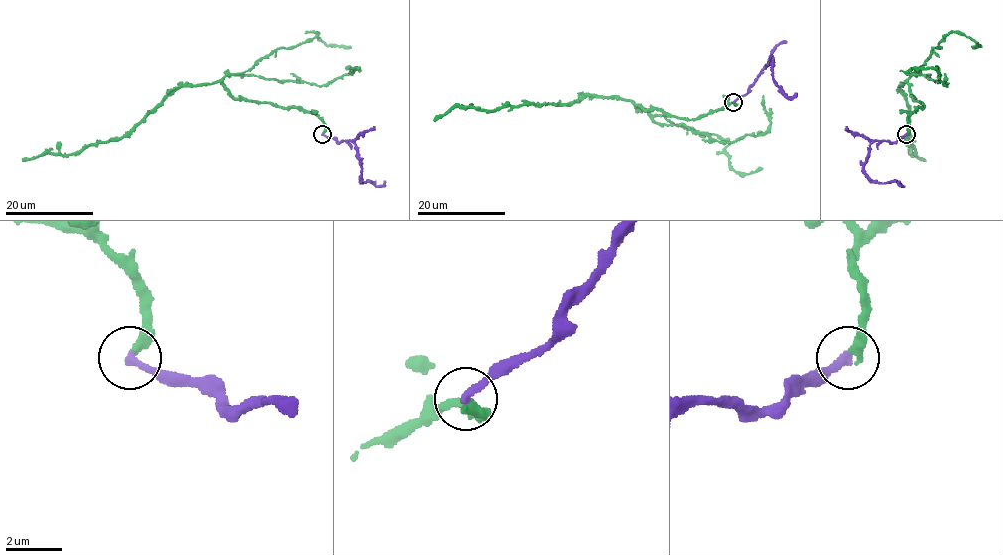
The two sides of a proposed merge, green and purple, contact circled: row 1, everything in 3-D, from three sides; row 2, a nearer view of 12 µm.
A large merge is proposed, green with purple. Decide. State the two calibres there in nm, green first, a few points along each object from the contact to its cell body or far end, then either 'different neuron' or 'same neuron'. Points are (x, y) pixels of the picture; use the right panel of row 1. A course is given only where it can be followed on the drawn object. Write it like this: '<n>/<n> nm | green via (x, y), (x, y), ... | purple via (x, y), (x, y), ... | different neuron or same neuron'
360/280 nm | green via (907, 133), (908, 118), (923, 107), (904, 81), (900, 92), (908, 107), (911, 153), (925, 161) | purple via (907, 134), (896, 142), (874, 141), (865, 162), (864, 172), (873, 180), (897, 182), (901, 186), (898, 180) | same neuron

